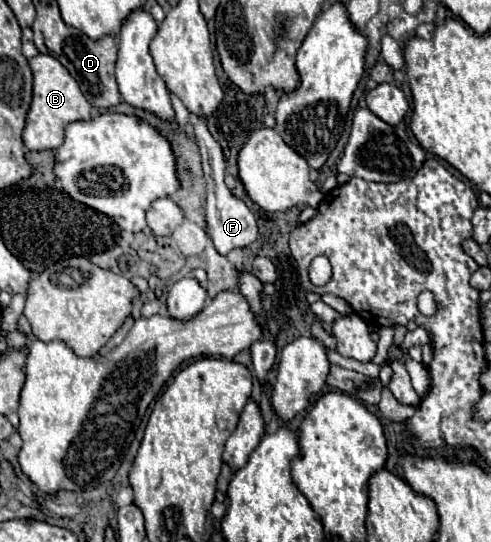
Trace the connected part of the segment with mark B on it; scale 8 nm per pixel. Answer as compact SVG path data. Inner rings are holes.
M40 53L30 59L30 69L34 75L34 93L32 93L30 111L26 115L26 127L22 133L24 147L28 151L58 149L64 141L64 127L74 121L88 121L92 107L84 99L72 75L54 57Z

